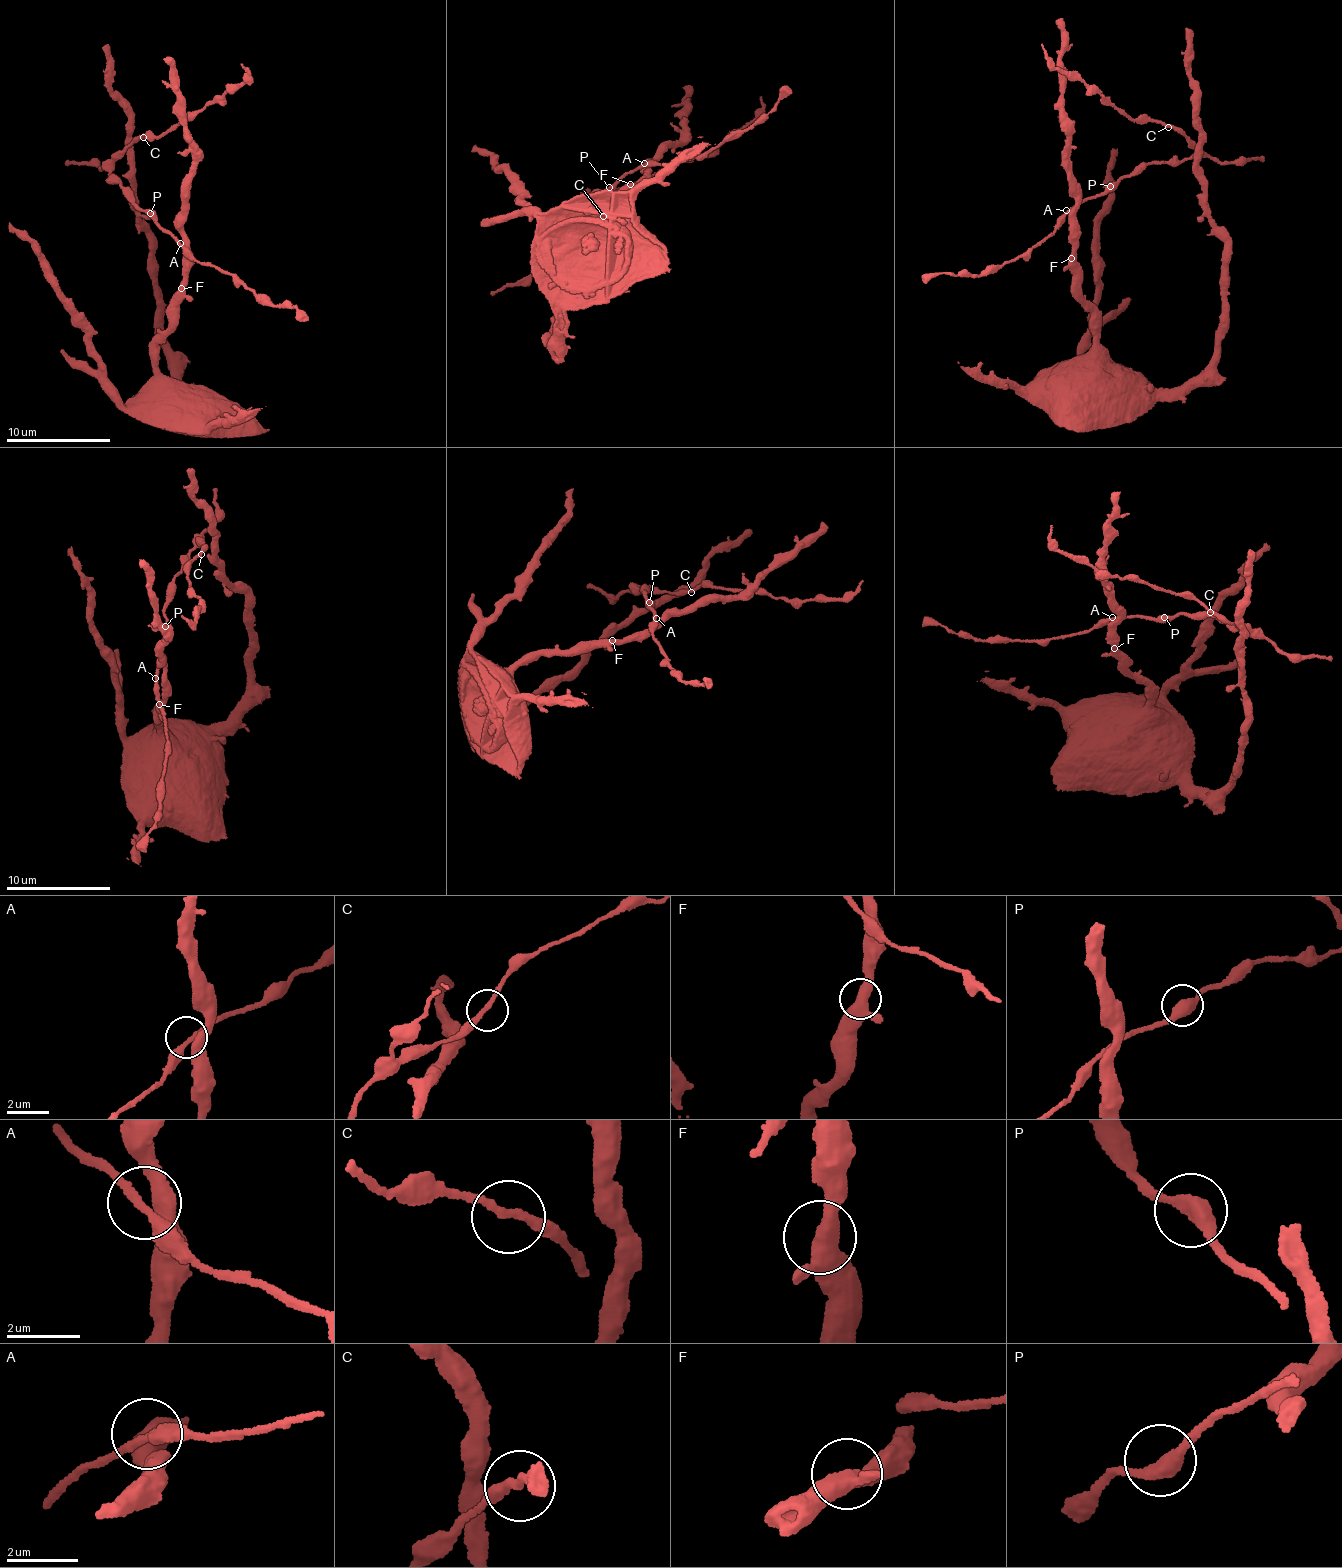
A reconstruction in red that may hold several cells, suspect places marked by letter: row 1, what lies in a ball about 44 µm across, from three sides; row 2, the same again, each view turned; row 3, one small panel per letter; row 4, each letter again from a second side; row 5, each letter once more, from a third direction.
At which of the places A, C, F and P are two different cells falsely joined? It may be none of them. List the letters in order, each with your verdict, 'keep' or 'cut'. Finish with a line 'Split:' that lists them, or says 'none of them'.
A: keep
C: keep
F: keep
P: keep
Split: none of them

